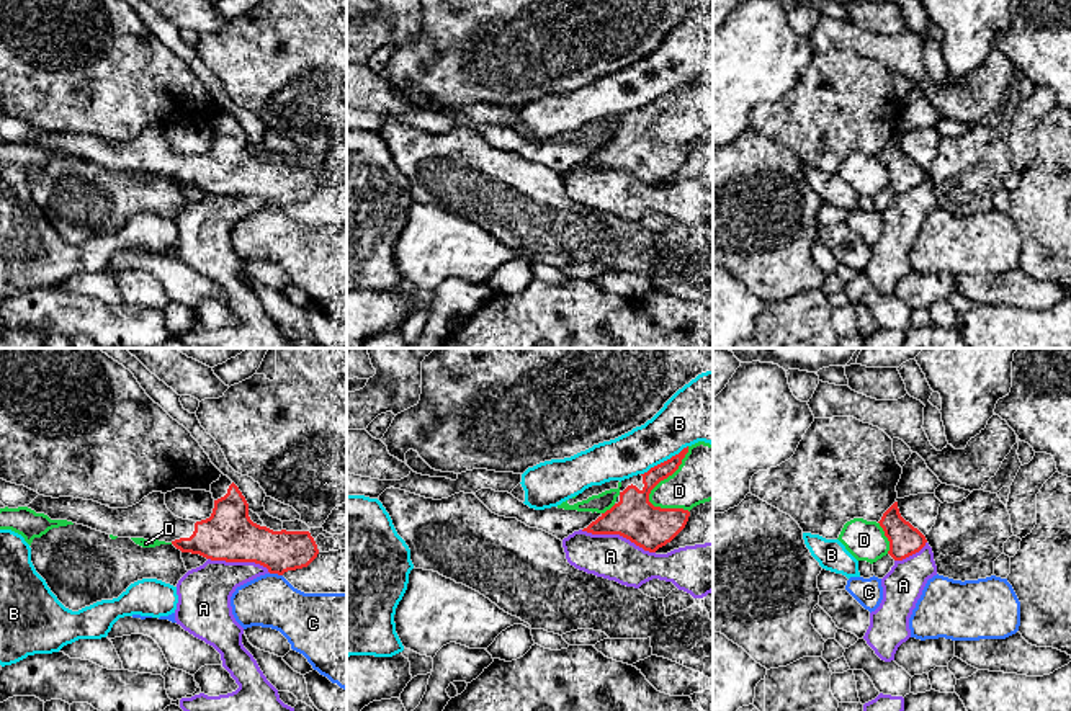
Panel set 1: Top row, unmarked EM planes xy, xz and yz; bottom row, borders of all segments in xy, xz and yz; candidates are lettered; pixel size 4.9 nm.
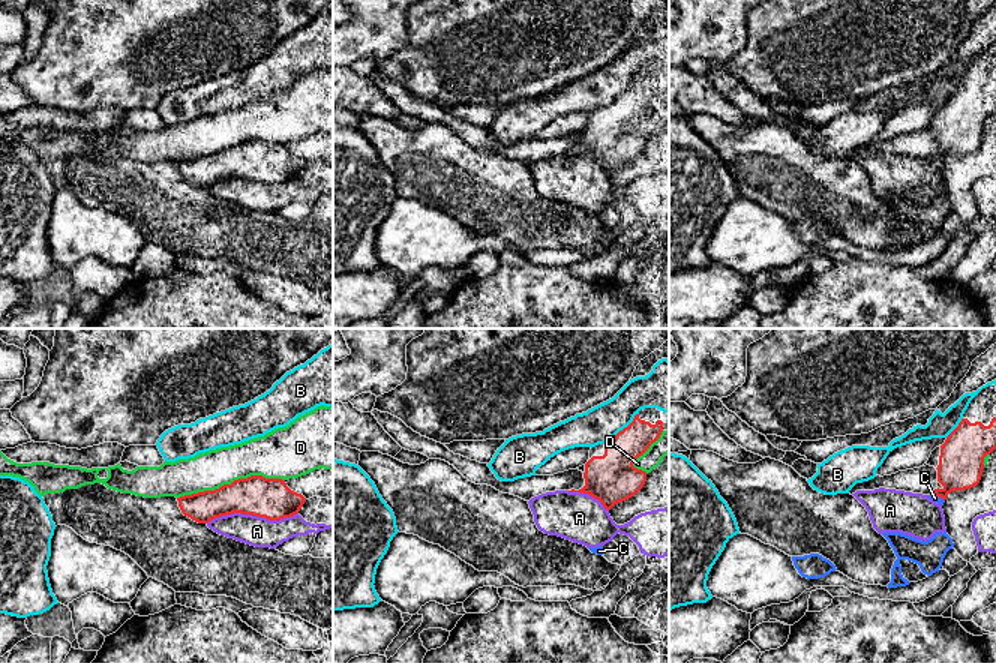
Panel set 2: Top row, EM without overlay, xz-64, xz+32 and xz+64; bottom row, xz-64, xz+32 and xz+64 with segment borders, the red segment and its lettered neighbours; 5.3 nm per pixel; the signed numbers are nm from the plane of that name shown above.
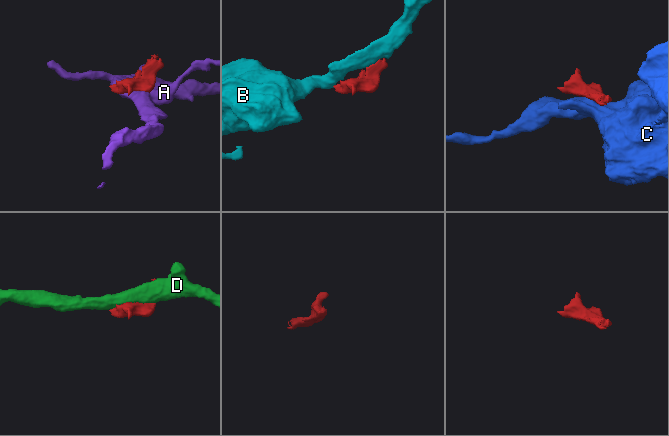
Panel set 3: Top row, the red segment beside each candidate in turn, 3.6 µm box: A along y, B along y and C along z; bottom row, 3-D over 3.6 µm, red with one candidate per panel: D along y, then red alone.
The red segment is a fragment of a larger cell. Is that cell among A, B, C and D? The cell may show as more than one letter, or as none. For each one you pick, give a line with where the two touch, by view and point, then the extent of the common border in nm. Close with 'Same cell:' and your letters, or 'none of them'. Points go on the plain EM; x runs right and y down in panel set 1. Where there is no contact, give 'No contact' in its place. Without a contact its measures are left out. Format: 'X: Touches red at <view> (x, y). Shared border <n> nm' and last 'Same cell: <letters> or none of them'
Same cell: none of them

